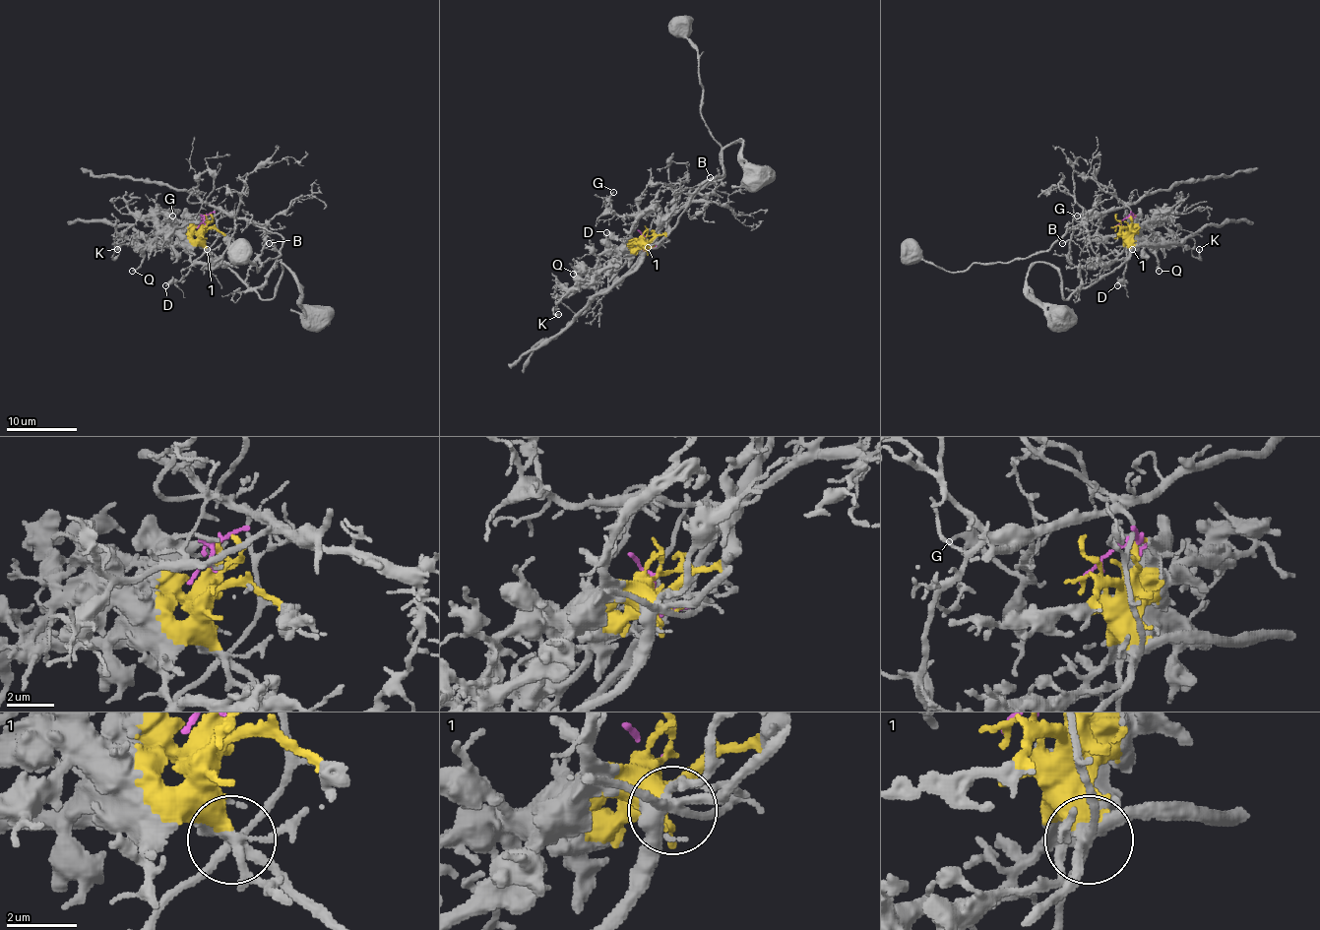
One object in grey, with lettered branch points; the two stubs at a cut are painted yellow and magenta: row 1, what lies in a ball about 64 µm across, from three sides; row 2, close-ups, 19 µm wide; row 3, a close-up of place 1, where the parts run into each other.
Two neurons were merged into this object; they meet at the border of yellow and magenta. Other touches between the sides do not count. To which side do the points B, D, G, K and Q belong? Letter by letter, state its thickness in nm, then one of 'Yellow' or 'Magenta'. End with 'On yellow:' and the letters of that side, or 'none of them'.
B: Thickness 150 nm. Magenta
D: Thickness 320 nm. Magenta
G: Thickness 160 nm. Magenta
K: Thickness 130 nm. Yellow
Q: Thickness 160 nm. Yellow
On yellow: K, Q

